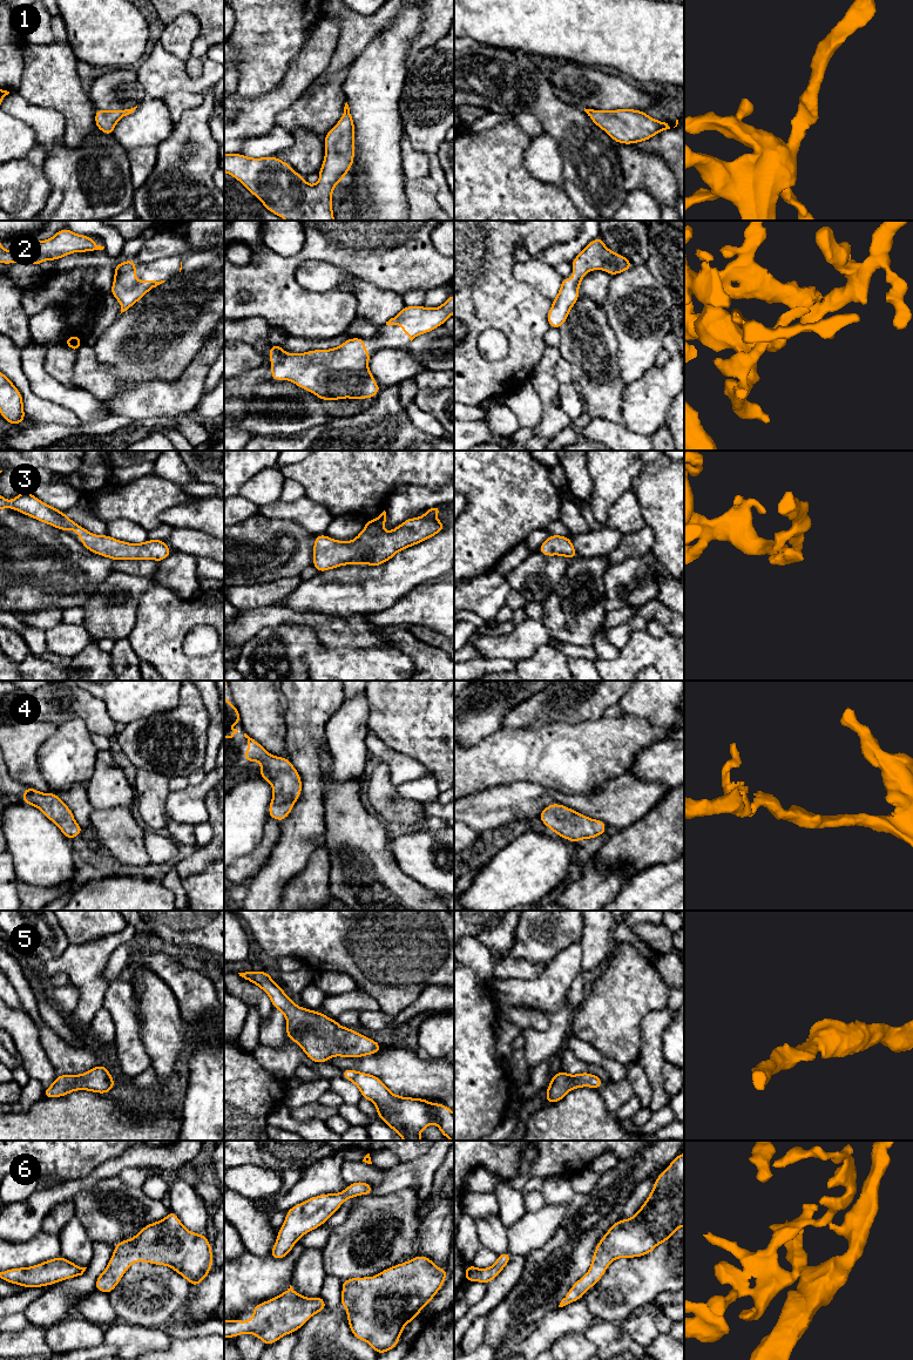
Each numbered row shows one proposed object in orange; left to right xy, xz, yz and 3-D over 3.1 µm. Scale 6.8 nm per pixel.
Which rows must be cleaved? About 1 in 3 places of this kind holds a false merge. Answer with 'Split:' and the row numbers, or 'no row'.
Split: no row

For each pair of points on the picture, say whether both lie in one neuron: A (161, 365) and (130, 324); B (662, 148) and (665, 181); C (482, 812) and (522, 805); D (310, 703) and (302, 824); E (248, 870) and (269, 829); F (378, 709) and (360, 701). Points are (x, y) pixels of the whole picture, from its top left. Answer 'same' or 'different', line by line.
A: same
B: different
C: same
D: same
E: same
F: different

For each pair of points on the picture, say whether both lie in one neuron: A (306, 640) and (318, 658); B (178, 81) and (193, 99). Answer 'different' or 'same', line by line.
A: different
B: different

